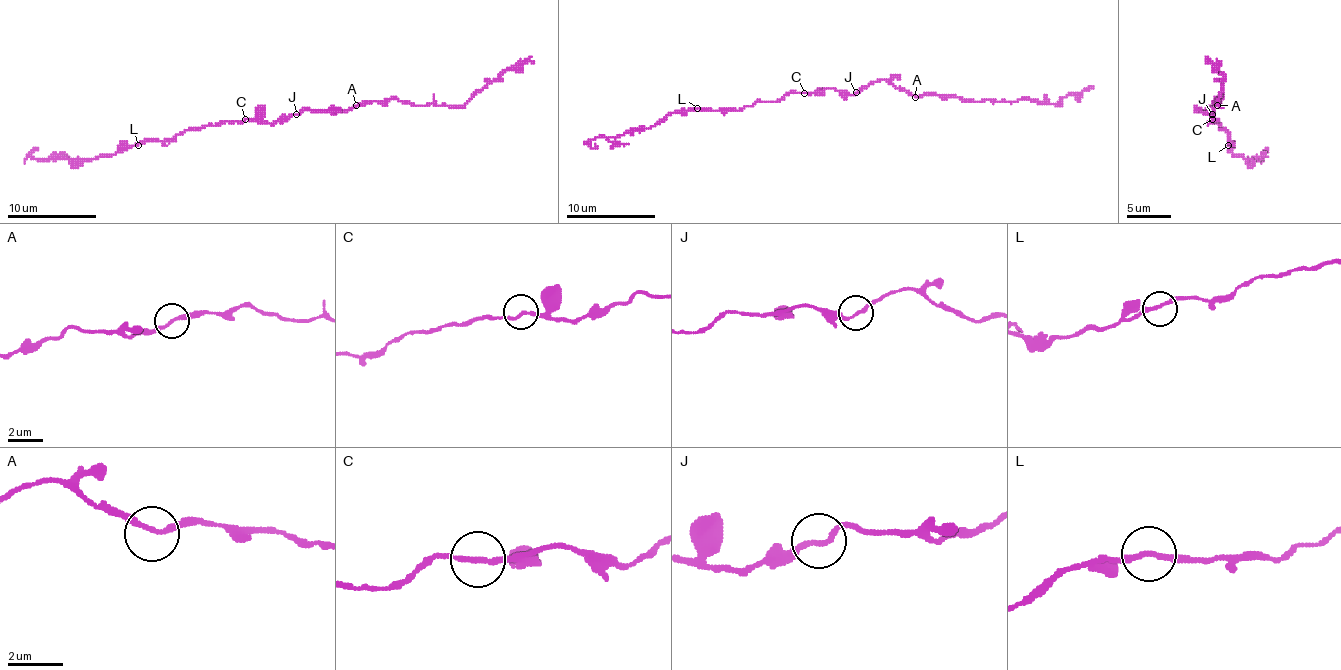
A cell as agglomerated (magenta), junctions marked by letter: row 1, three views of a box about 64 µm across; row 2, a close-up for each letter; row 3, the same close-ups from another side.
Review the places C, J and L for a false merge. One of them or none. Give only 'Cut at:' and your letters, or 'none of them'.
Cut at: J

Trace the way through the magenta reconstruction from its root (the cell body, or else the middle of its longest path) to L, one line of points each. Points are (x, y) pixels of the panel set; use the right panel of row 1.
L: (1212, 117), (1208, 123), (1212, 119), (1217, 121), (1230, 134), (1228, 145)

